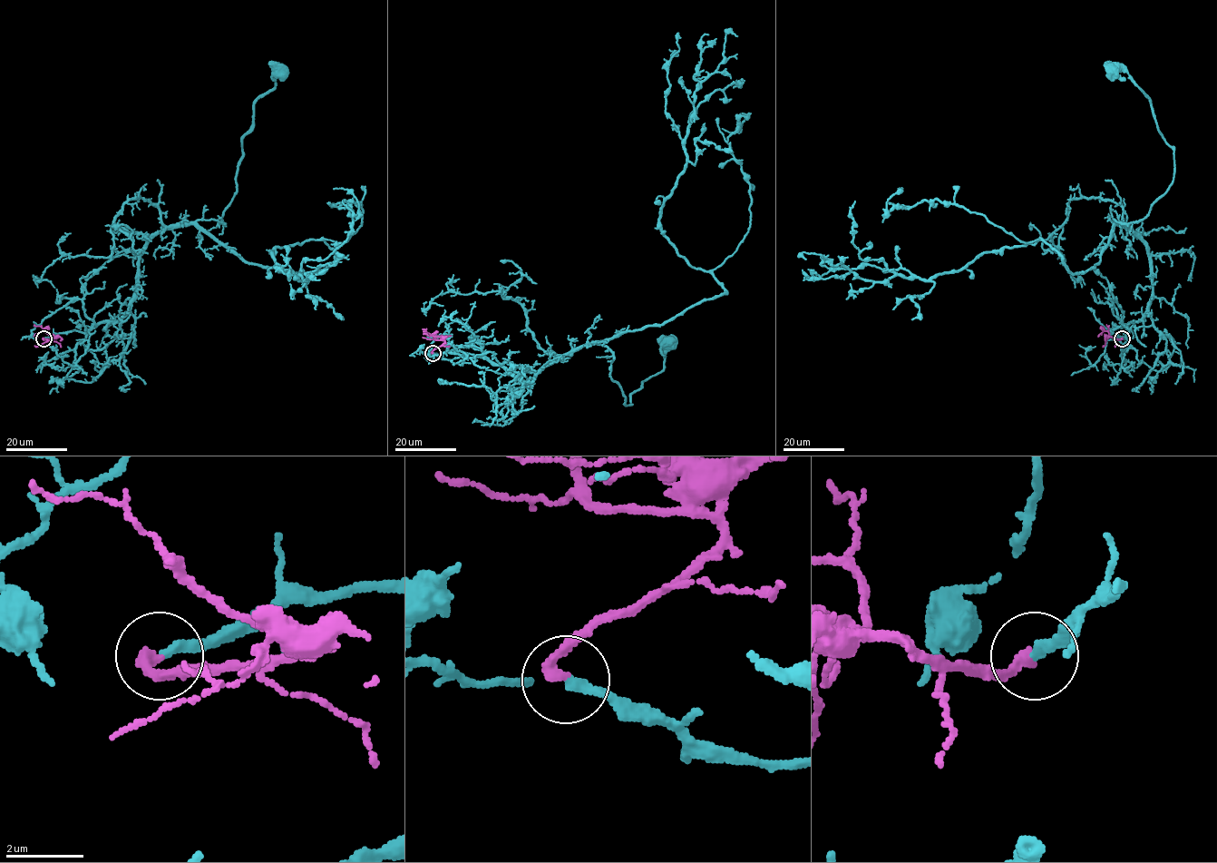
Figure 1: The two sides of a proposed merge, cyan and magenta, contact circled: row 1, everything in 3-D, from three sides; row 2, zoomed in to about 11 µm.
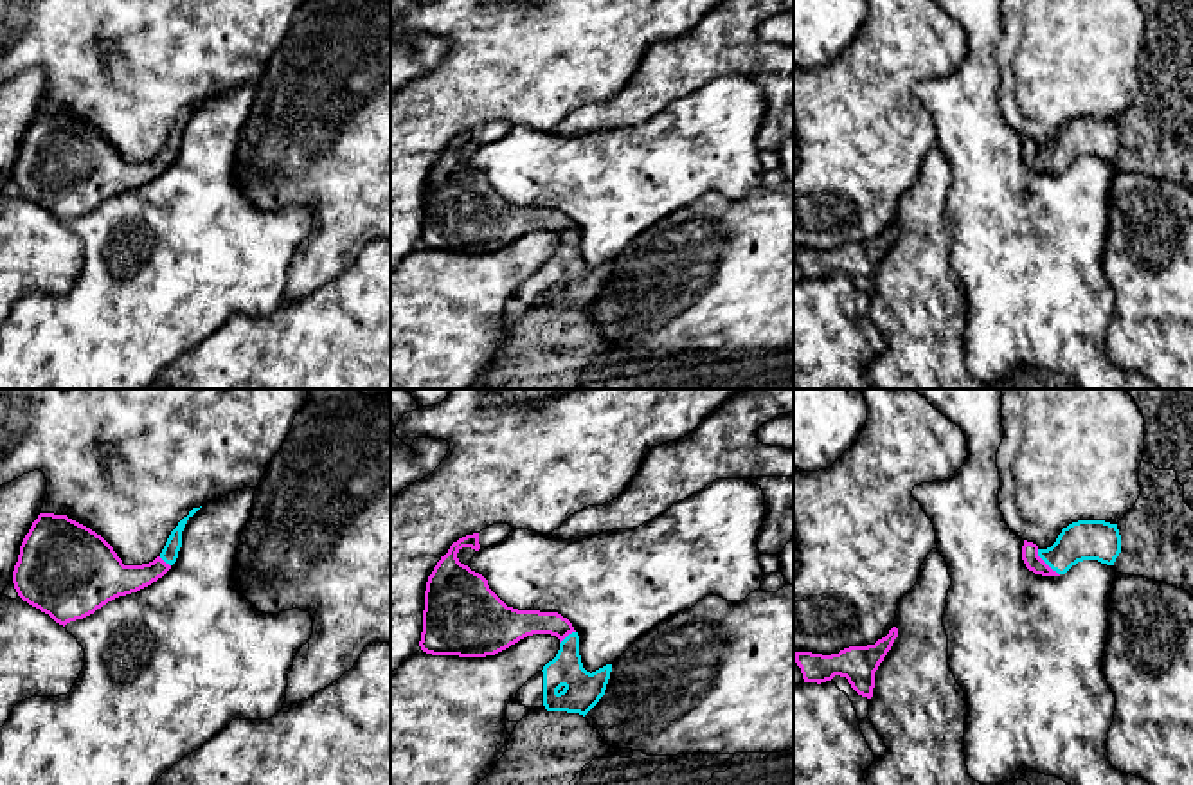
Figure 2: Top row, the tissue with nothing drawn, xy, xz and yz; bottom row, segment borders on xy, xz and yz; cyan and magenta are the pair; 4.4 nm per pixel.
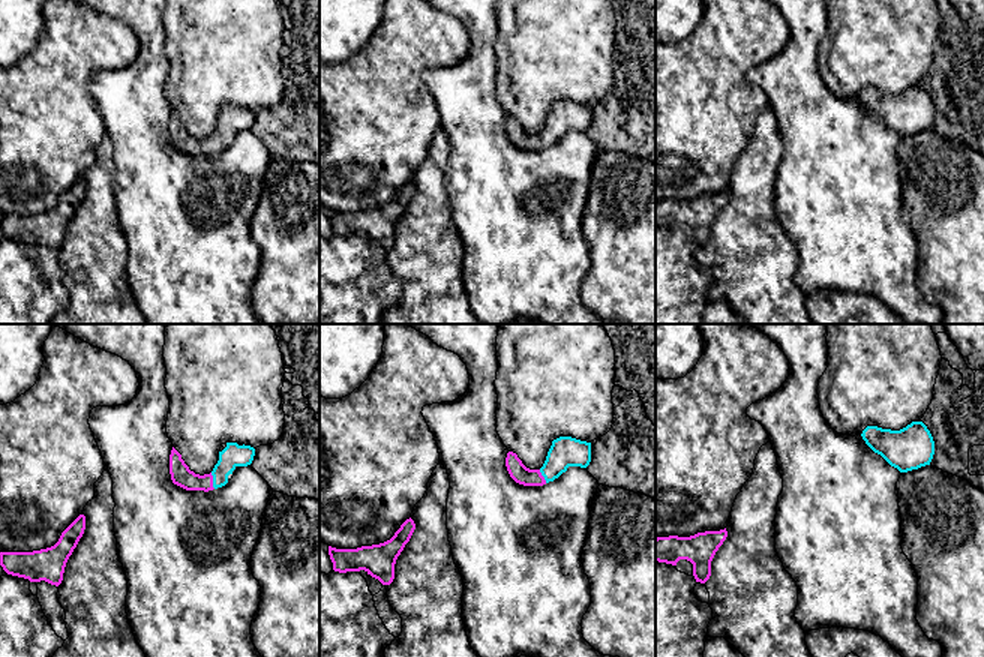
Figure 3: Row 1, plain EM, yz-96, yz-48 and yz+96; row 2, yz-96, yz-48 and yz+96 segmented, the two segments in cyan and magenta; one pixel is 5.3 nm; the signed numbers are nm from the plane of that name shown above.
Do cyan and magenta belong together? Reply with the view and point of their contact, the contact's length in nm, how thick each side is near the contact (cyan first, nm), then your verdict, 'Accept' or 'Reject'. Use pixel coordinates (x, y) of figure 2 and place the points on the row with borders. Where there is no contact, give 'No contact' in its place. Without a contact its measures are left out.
Touches cyan at yz (1046, 562). Shared border 160 nm. Thickness 180 nm (cyan) against 80 nm. Accept

